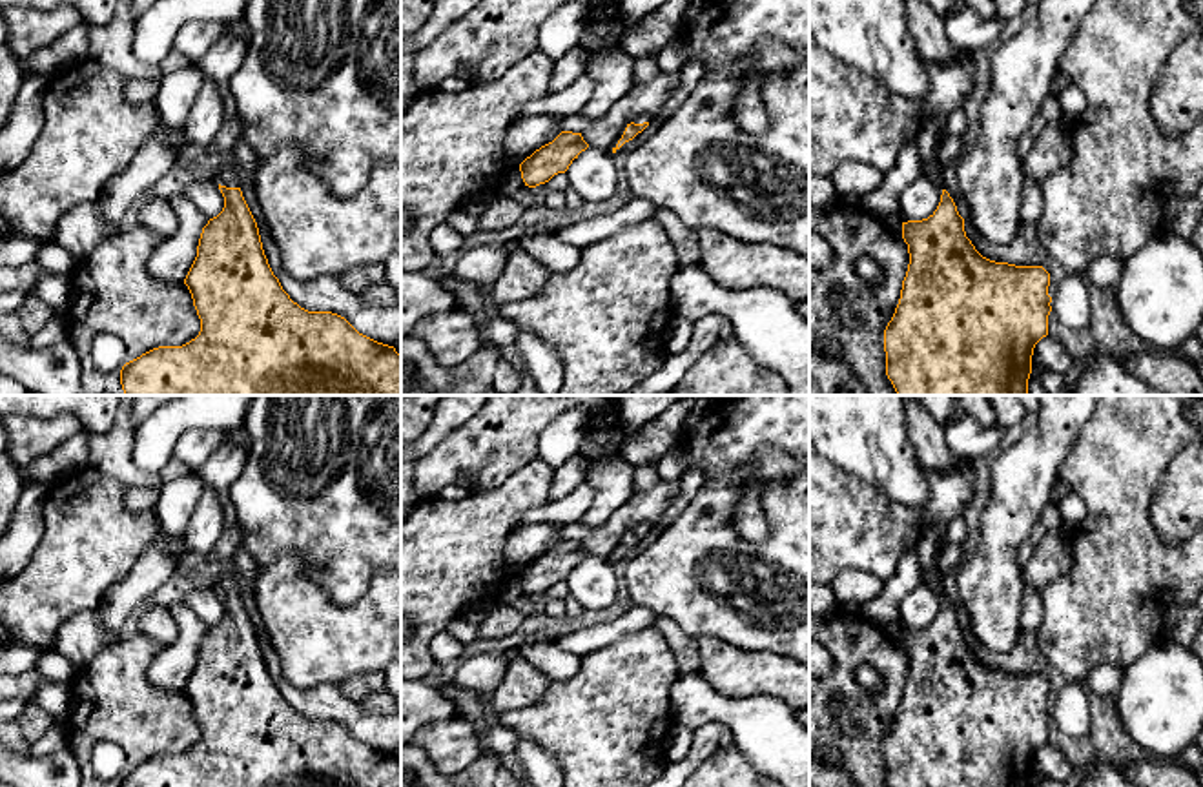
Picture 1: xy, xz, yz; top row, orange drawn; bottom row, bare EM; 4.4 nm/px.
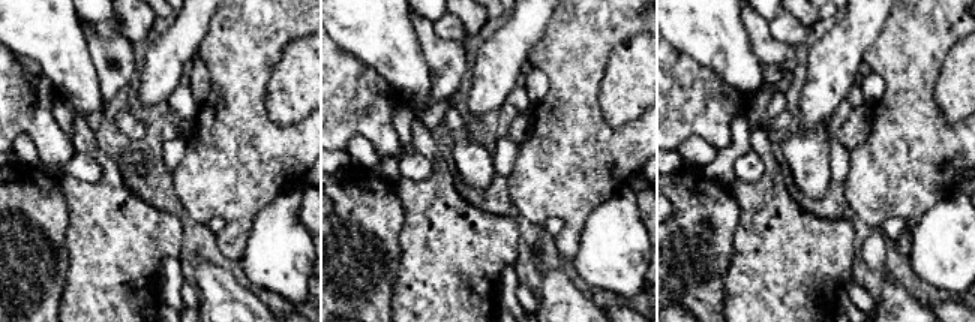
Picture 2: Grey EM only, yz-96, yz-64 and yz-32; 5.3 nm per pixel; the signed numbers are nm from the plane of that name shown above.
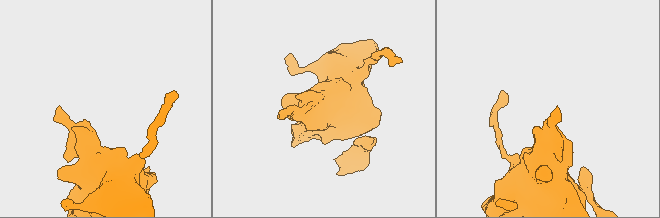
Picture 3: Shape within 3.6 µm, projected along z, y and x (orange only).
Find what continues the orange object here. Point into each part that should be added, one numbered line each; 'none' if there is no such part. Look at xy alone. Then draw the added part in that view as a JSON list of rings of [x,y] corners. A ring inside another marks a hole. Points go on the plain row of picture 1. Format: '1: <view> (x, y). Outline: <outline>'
1: xy (226, 585). Outline: [[[228,572],[224,574],[217,585],[215,590],[226,596],[239,596],[237,583],[235,583],[235,574]]]

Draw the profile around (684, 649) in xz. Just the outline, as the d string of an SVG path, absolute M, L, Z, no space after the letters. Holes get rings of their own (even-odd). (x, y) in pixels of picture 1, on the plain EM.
M656 616L653 625L667 641L680 674L700 672L696 639L685 634L673 619Z

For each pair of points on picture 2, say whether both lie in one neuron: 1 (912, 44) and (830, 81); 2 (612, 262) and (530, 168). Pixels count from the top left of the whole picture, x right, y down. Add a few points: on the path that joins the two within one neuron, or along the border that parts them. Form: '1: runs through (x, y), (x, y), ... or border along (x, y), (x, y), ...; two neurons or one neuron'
1: border along (879, 32), (867, 48), (863, 63); two neurons
2: border along (606, 201), (590, 213), (572, 261); two neurons

